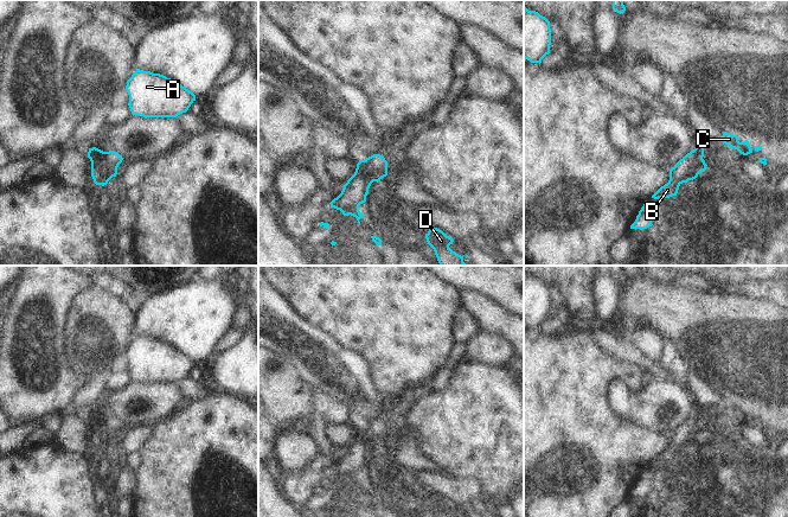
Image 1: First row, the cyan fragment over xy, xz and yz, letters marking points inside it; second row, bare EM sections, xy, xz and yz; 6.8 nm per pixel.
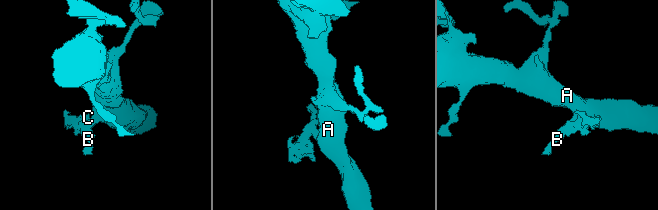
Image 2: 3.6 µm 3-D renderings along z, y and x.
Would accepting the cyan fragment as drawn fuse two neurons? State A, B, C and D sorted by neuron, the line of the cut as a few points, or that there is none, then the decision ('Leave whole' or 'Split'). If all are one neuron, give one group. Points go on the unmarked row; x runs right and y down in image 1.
Groups: A B D / C. Split along yz (702, 423), (692, 428), (687, 445). Split

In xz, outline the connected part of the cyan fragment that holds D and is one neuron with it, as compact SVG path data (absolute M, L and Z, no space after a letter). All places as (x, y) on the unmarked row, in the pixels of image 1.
M430 493L425 504L434 517L453 517L449 511L453 510L454 505L437 493Z

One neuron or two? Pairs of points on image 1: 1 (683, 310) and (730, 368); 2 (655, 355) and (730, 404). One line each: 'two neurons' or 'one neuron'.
1: one neuron
2: two neurons

